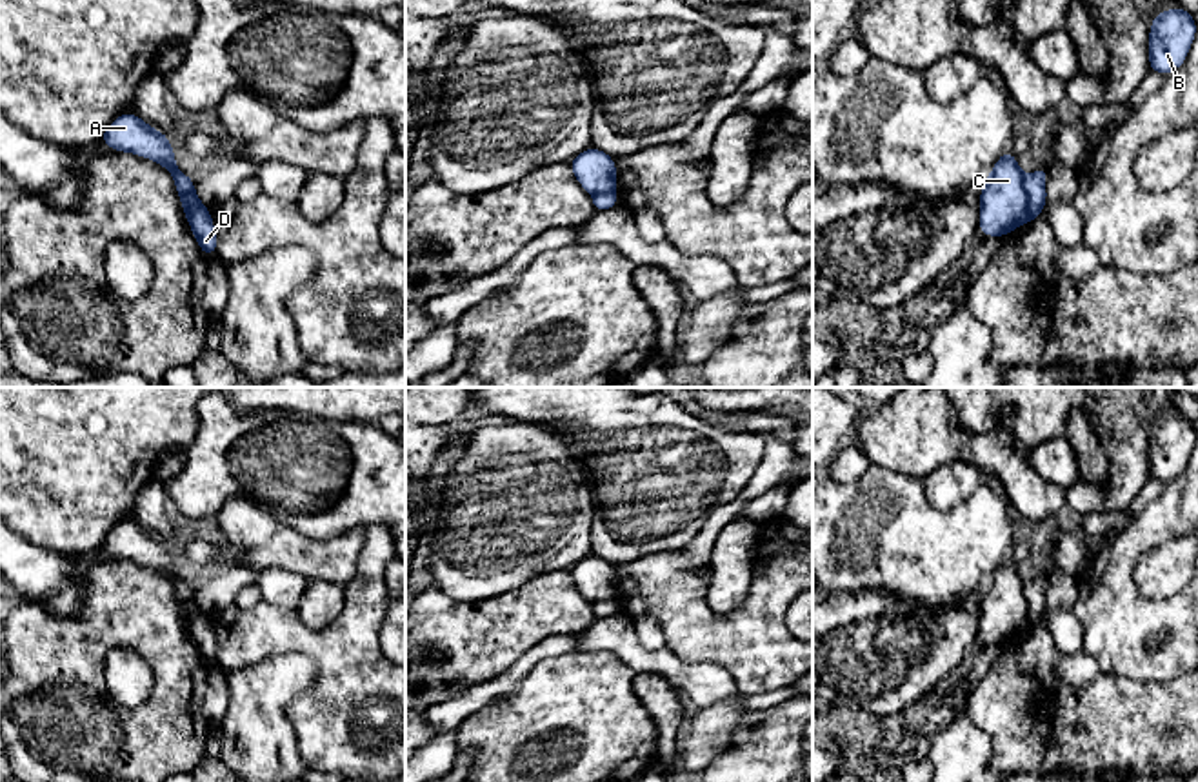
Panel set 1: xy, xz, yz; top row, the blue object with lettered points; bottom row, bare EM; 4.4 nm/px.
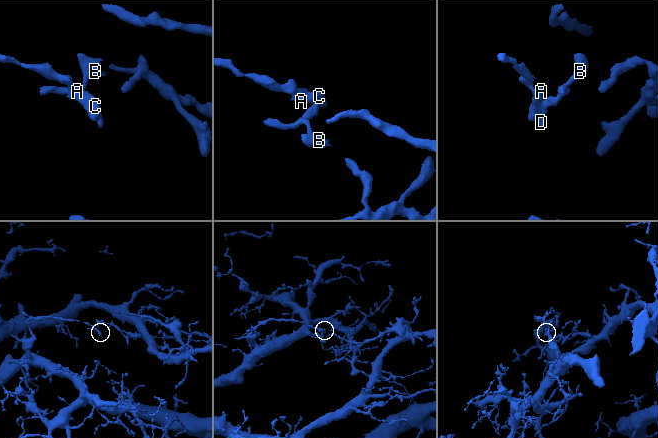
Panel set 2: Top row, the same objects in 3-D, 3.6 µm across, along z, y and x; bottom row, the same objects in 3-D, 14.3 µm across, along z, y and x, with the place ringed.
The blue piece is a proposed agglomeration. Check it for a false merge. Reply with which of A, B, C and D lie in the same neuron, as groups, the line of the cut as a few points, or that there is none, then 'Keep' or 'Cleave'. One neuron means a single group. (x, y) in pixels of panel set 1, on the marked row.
Groups: A C / B D. Split along yz (1024, 177), (1028, 191), (1026, 220). Cleave

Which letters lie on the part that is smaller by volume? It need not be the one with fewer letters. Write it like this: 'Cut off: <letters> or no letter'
Cut off: B, D

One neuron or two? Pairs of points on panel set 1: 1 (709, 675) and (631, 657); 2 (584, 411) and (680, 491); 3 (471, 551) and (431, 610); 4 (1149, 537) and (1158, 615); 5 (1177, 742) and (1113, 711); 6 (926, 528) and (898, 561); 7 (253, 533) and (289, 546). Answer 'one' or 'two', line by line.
1: one
2: one
3: two
4: one
5: one
6: one
7: two

